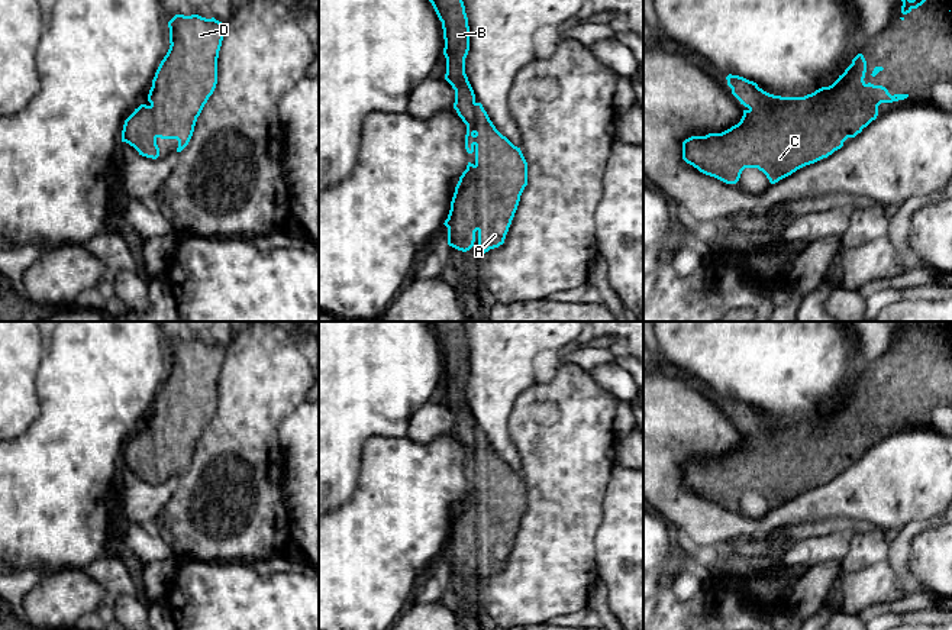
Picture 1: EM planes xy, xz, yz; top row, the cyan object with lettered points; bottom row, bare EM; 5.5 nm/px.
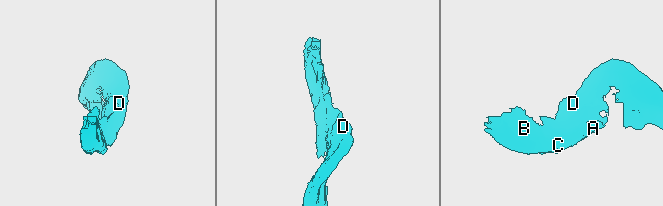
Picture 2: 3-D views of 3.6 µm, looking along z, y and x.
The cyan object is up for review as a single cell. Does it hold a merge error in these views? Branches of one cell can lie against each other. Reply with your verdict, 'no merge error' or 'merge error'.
no merge error

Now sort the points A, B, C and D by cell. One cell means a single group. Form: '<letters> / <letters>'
A B C D

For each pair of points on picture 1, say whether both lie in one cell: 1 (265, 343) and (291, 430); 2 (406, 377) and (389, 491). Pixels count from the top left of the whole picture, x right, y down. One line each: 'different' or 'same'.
1: different
2: different

